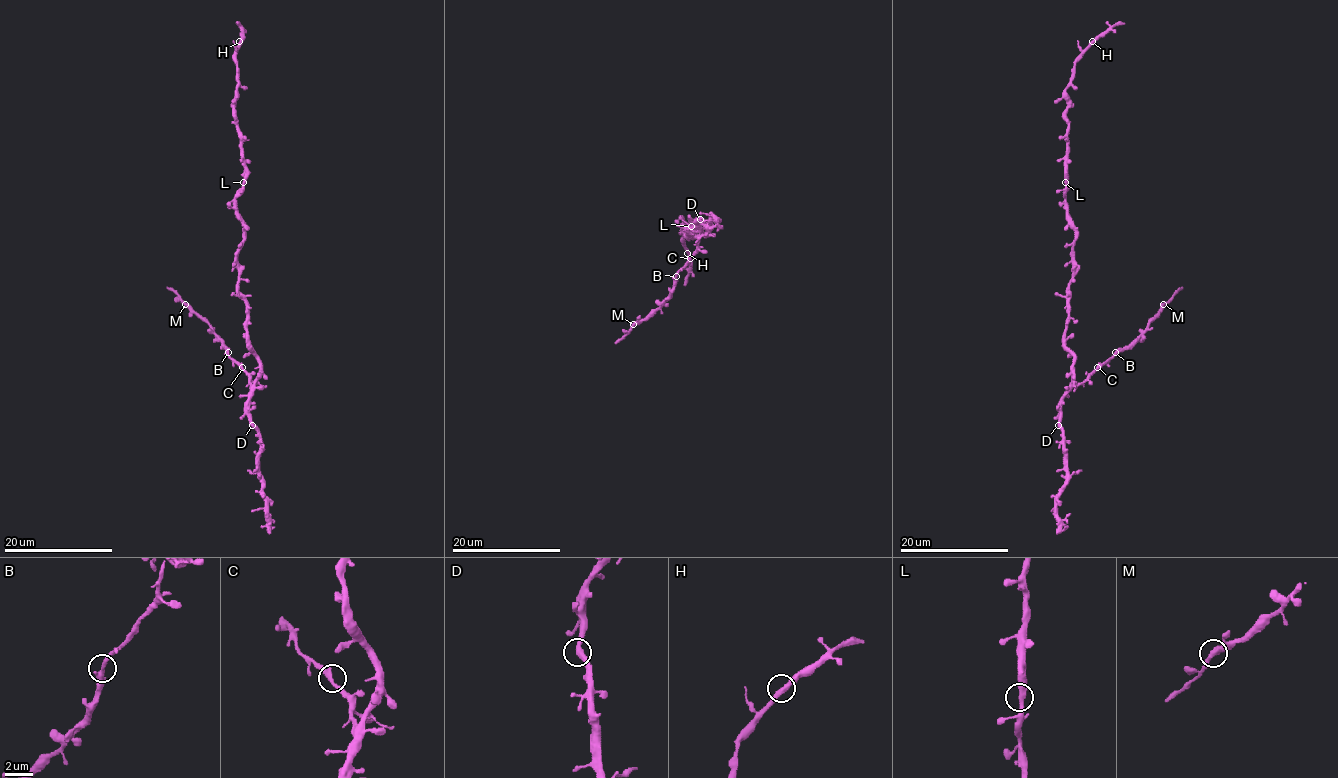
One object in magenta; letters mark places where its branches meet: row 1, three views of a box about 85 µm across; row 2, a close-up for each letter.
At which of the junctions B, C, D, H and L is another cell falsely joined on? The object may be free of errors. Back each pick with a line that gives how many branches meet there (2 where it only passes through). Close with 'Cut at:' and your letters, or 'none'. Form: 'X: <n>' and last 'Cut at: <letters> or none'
Cut at: none

